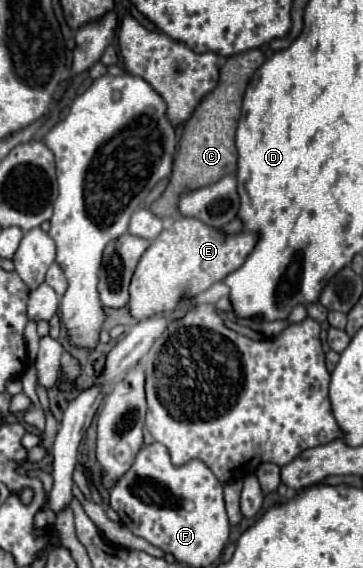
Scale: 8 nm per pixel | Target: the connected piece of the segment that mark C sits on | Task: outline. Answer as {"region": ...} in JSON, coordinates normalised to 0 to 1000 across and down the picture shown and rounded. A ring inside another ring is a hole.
{"region":[[[678,88],[667,95],[634,99],[623,113],[606,120],[606,141],[595,155],[556,173],[556,180],[529,197],[523,211],[507,218],[507,232],[496,243],[468,320],[457,335],[446,338],[446,345],[413,359],[413,370],[424,380],[485,384],[496,377],[490,352],[507,338],[562,331],[573,324],[601,320],[612,310],[650,306],[656,268],[645,257],[645,236],[650,236],[650,218],[661,208],[667,169],[672,169],[689,134],[722,116],[722,109],[727,109],[727,95],[716,88]]]}

